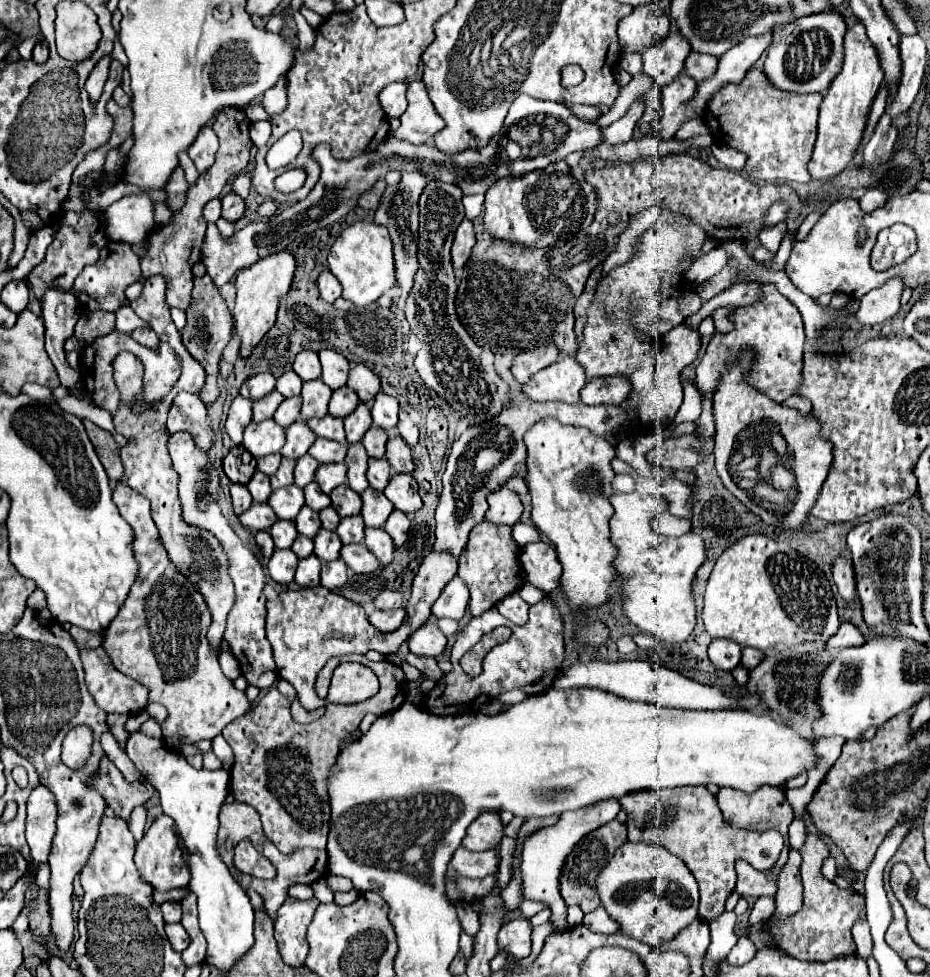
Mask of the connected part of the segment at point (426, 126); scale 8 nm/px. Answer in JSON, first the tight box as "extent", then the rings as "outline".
{"extent":[391,81,445,141],"outline":[[[423,81],[407,83],[407,101],[409,101],[409,107],[401,115],[401,125],[399,125],[399,129],[391,131],[391,135],[395,139],[403,139],[403,141],[433,139],[433,135],[439,129],[443,129],[445,123],[435,113]]]}

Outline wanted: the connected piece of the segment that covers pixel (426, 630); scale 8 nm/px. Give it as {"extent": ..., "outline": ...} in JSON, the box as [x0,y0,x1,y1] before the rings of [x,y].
{"extent":[409,623,447,657],"outline":[[[425,623],[415,633],[409,635],[409,651],[415,655],[437,657],[443,653],[445,643],[447,643],[447,639],[435,623]]]}

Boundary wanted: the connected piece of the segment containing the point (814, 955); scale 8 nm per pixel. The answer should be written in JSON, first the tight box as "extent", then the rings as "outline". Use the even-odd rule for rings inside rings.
{"extent":[771,835,865,961],"outline":[[[807,835],[799,851],[803,857],[799,869],[803,881],[803,907],[797,915],[773,923],[771,931],[775,935],[775,948],[783,949],[787,955],[793,955],[795,959],[807,959],[807,961],[831,961],[841,955],[853,955],[855,943],[851,937],[851,925],[865,911],[863,895],[839,889],[833,881],[827,881],[821,875],[821,865],[829,857],[829,849],[819,839],[819,835]],[[807,885],[811,885],[809,893]]]}

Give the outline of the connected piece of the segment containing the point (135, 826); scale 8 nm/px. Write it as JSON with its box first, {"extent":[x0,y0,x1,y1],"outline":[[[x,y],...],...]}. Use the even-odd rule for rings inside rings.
{"extent":[129,806,147,841],"outline":[[[138,806],[131,813],[131,821],[129,821],[129,829],[133,833],[133,837],[139,841],[143,837],[143,829],[147,822],[147,810],[144,806]]]}

